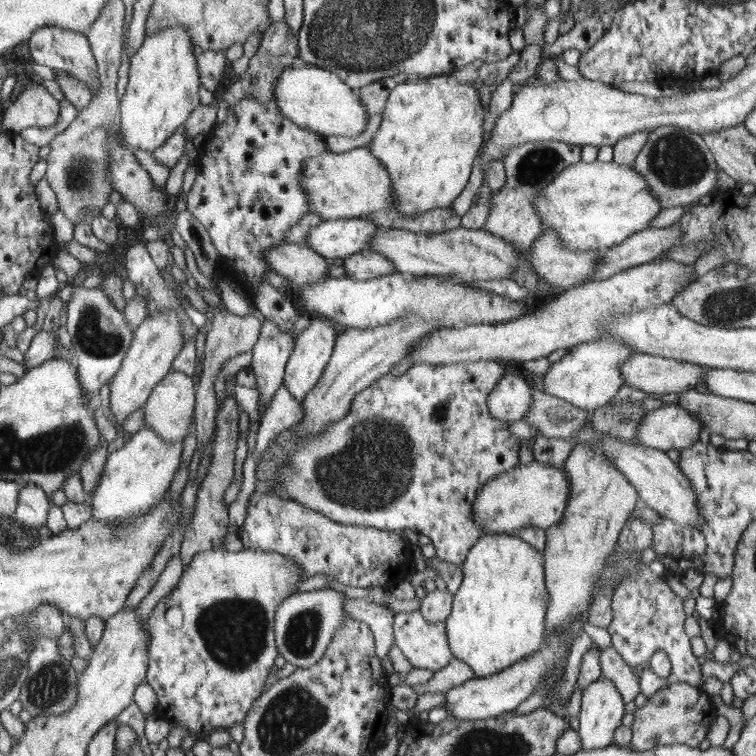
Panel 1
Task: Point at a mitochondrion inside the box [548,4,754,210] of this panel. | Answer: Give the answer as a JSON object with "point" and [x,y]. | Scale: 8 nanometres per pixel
{"point":[675,160]}

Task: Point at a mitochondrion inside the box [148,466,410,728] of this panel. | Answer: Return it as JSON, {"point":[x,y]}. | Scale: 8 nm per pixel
{"point":[234,631]}

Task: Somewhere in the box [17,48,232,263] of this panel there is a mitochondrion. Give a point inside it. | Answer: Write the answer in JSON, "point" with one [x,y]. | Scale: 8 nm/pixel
{"point":[79,177]}

